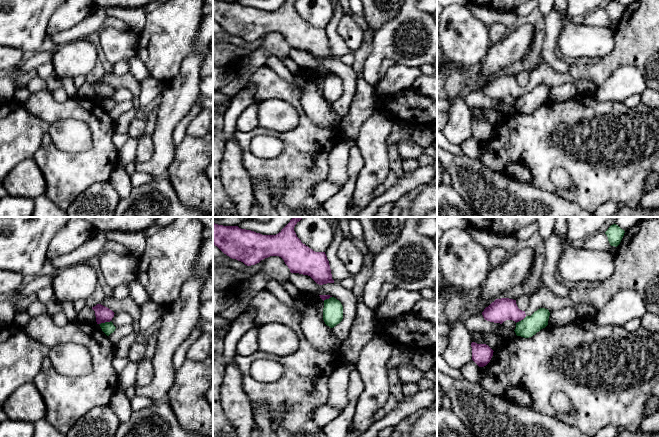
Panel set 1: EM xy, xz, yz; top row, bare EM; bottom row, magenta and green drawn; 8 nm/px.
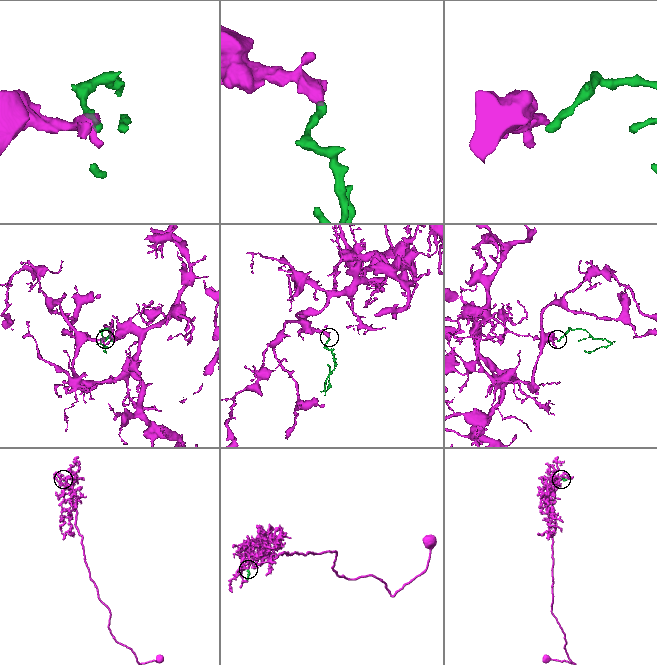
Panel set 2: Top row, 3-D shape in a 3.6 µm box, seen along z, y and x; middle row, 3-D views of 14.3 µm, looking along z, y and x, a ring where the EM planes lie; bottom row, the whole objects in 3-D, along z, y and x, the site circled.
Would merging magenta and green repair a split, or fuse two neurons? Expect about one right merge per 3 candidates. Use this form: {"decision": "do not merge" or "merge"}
{"decision": "do not merge"}

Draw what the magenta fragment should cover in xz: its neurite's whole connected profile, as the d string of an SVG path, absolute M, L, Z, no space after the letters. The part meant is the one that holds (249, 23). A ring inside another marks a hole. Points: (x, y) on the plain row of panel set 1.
M213 0L213 21L230 34L241 37L247 42L255 41L270 32L279 32L284 36L291 49L308 51L319 61L334 59L325 28L315 28L303 20L294 7L295 1L287 0L276 11L262 11L238 2Z

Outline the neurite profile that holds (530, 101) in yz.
M540 84L531 92L526 92L516 99L515 109L517 112L529 114L548 101L550 88L548 85Z

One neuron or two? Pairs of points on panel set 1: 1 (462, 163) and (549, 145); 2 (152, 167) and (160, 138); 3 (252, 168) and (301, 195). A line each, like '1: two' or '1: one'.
1: two
2: one
3: one

